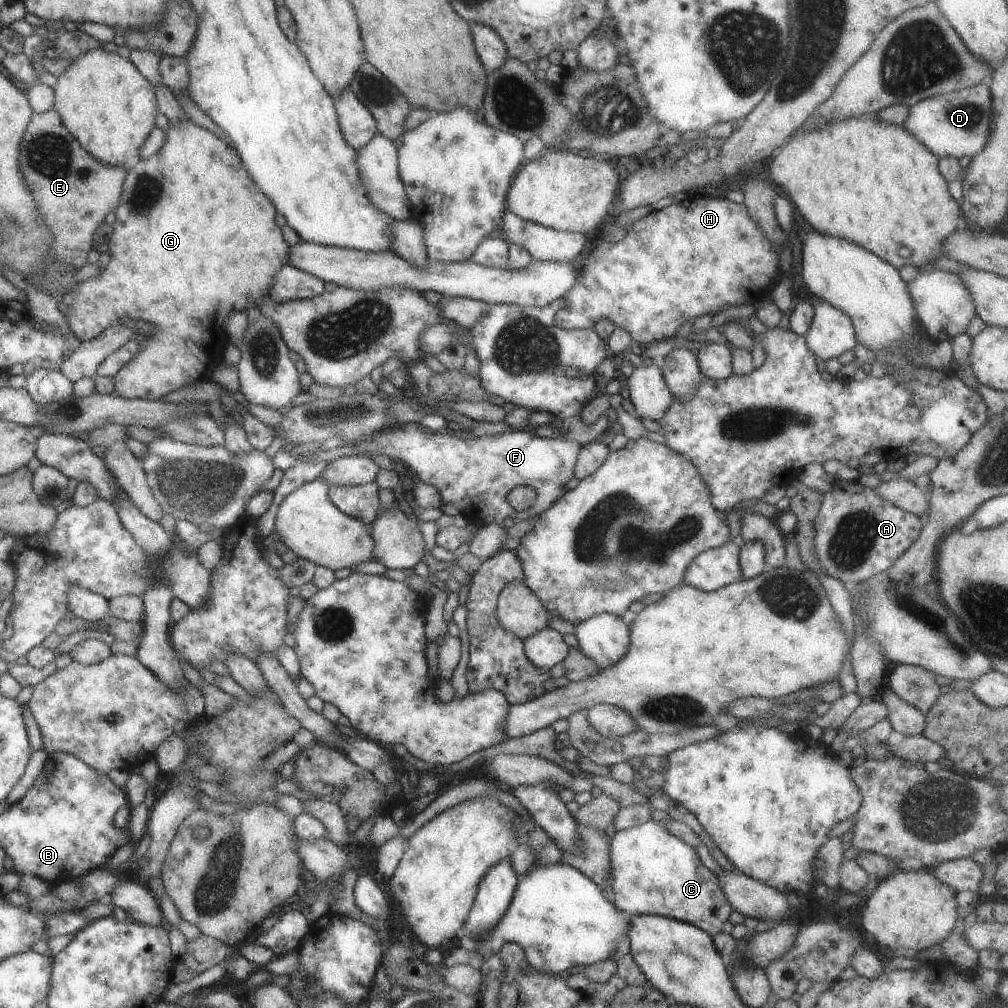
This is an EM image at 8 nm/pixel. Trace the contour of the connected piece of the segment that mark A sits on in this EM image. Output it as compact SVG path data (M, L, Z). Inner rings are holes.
M836 478L831 488L821 494L820 505L810 528L812 551L824 573L827 576L839 578L844 583L863 582L872 574L889 568L896 558L899 558L909 548L924 525L917 515L891 506L872 488L865 487L858 481L843 482Z

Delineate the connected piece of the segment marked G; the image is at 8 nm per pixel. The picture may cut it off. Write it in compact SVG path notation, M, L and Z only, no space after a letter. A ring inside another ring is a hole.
M186 119L174 125L172 123L168 124L163 148L160 148L160 150L161 152L157 151L150 157L139 159L126 168L118 203L113 210L115 221L111 225L112 232L107 242L110 260L105 268L96 277L90 277L73 285L62 294L60 301L57 303L58 310L62 312L69 324L69 330L75 334L79 341L89 340L110 324L119 323L126 318L145 320L153 326L153 332L147 338L143 335L136 337L140 344L139 352L128 362L125 362L118 372L112 376L114 384L112 393L126 399L138 398L159 401L158 398L165 396L172 390L188 385L193 386L200 382L201 378L209 378L211 372L216 369L217 358L221 358L221 355L217 352L222 350L224 344L228 342L227 337L223 336L221 331L223 326L226 325L227 316L233 314L235 310L245 312L247 306L258 308L261 303L265 303L270 293L273 275L277 272L277 269L285 264L288 255L289 245L281 236L280 227L273 221L276 210L269 199L255 186L252 178L241 164L238 154L227 145L227 142L223 142L221 138L217 138L213 133Z

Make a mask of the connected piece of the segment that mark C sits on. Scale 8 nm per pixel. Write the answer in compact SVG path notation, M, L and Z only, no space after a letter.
M650 818L641 824L615 831L613 836L611 836L611 840L608 841L608 857L609 872L611 872L611 890L613 891L611 900L613 900L613 905L619 911L624 910L630 915L657 915L676 921L686 922L687 924L700 928L702 931L710 934L711 937L713 937L717 932L721 932L721 925L727 920L729 912L731 912L732 908L725 900L720 886L716 881L716 876L711 871L709 871L709 869L707 869L701 863L701 861L699 861L699 857L692 846L685 844L681 839L678 839L675 835L672 835L666 828L663 828L661 822L657 822Z

